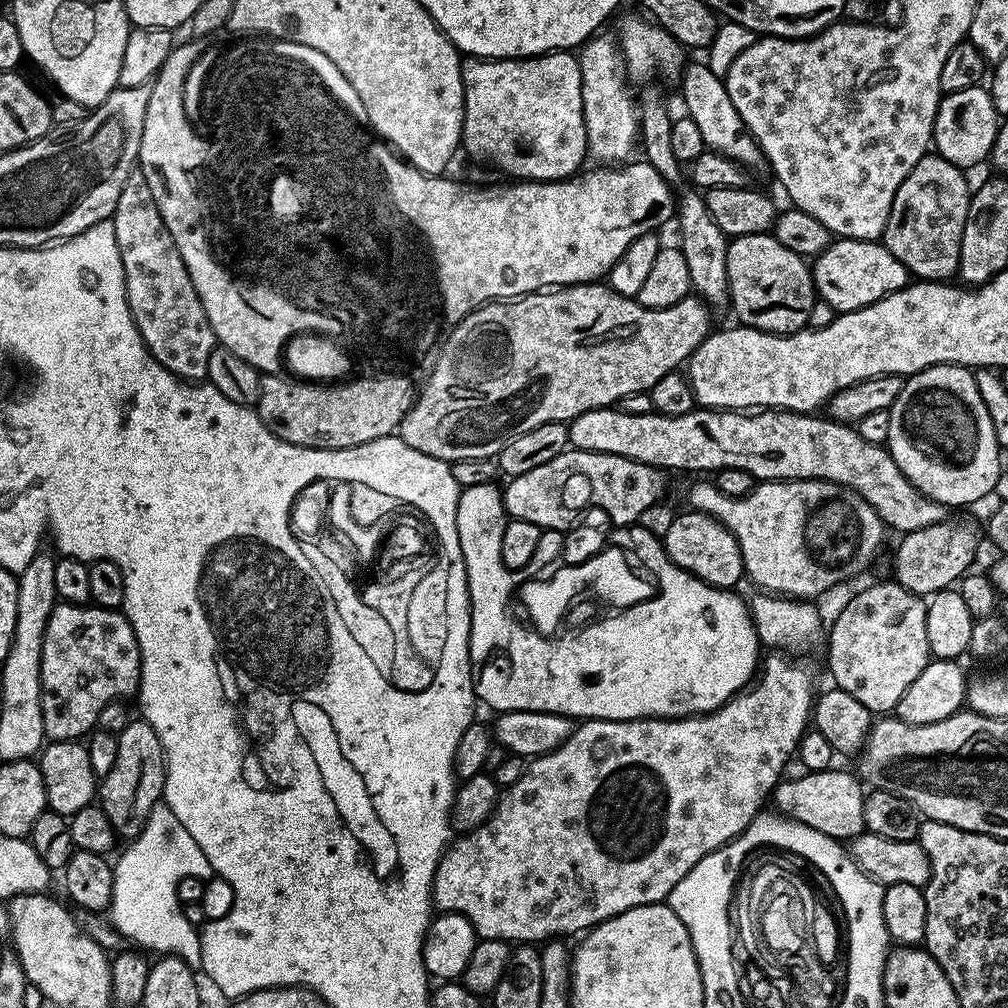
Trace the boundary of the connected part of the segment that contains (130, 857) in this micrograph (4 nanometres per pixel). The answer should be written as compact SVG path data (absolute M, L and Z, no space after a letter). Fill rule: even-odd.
M163 802L154 805L146 818L140 835L135 837L129 844L132 845L117 860L114 860L112 900L106 909L107 919L118 929L125 941L133 940L136 943L133 945L136 945L145 953L153 954L152 952L156 952L155 954L180 956L182 962L186 962L188 968L193 970L202 969L200 934L197 925L191 924L186 918L176 891L178 890L178 882L184 876L208 878L213 875L206 854L202 854L198 842L194 842L194 838L190 838L186 826L182 826L182 822L178 822L174 810L170 810L170 806Z

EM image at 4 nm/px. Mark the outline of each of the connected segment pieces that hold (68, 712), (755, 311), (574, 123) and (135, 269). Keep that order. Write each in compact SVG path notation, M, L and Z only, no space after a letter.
M57 603L50 614L46 634L42 642L42 666L40 667L40 697L42 698L42 722L44 735L49 741L74 740L87 737L96 728L96 719L110 701L128 698L140 686L140 647L131 619L120 610L89 606L88 604Z
M768 232L752 233L749 236L738 236L729 239L728 253L726 254L726 274L728 275L728 294L730 297L731 311L736 311L736 316L741 325L746 328L757 328L759 332L774 332L777 336L786 336L790 332L798 332L808 327L808 319L810 318L810 310L817 302L816 287L812 281L812 269L809 261L805 257L794 254L794 250L790 250L786 246L782 246L782 242L778 242L778 238L774 234Z
M561 50L561 51L559 51L559 52L546 52L546 53L544 53L544 55L543 55L543 56L525 56L525 57L523 57L523 58L485 58L485 57L483 57L483 56L469 56L469 55L465 55L465 56L464 56L464 57L463 57L463 59L461 59L461 62L460 62L460 73L461 73L461 74L462 74L462 82L463 82L463 83L464 83L464 135L463 135L463 137L462 137L462 148L463 148L463 151L465 151L465 150L466 150L466 151L468 151L468 152L469 152L469 154L470 154L470 155L472 155L472 156L477 156L477 158L478 158L478 159L480 159L480 160L489 160L489 162L490 162L490 163L492 163L492 164L493 164L493 166L494 166L494 167L496 167L496 168L501 168L501 170L502 170L502 171L504 171L504 172L509 172L509 174L510 174L510 175L512 175L512 176L516 176L516 177L512 177L512 178L519 178L519 179L520 179L520 180L521 180L521 181L524 181L524 182L551 182L551 181L554 181L554 180L566 180L566 179L569 179L569 178L571 178L571 177L573 177L573 176L575 176L575 175L577 175L577 173L579 173L579 172L580 172L580 171L581 171L581 168L580 168L580 163L582 163L582 162L583 162L583 160L584 160L584 156L585 156L585 160L586 160L586 157L587 157L587 156L588 156L588 155L589 155L589 151L588 151L588 139L587 139L587 138L586 138L586 126L585 126L585 125L584 125L584 111L583 111L583 110L582 110L582 74L581 74L581 73L580 73L580 62L579 62L579 59L577 59L577 57L576 57L576 56L575 56L575 55L573 55L573 53L572 53L572 52L571 52L571 51L568 51L568 50Z
M133 170L126 178L126 186L122 186L118 194L118 206L111 221L120 251L120 270L126 282L130 314L142 342L152 357L170 370L170 374L189 382L203 381L208 374L210 354L218 347L218 341L210 326L210 318L206 318L206 310L198 298L198 290L194 290L194 282L190 282L186 262L182 262L182 254L178 254L174 238L170 238L170 230L166 230L166 222L154 202L154 194L150 194L150 182L146 182L140 171Z

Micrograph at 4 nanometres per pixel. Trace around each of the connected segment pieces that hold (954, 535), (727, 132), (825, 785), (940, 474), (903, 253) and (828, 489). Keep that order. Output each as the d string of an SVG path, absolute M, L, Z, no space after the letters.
M946 518L941 524L905 532L899 540L895 583L921 598L951 589L975 565L972 563L976 560L976 528L964 520Z
M689 63L682 73L684 80L683 111L698 125L702 133L705 149L721 152L726 158L745 166L761 163L762 153L756 140L744 128L742 118L738 118L738 110L734 110L734 102L730 102L730 94L726 90L723 79L716 76L707 63Z
M805 771L804 776L798 777L797 780L781 779L770 797L771 803L776 803L775 811L841 842L851 842L856 836L861 836L866 830L865 785L851 771L850 773L836 771Z
M936 364L933 368L923 368L905 379L898 398L887 413L890 418L887 450L894 462L898 462L898 470L902 470L902 474L906 474L909 482L926 498L952 509L963 504L976 504L983 496L991 497L995 493L1002 475L1002 449L994 438L990 414L986 414L986 405L978 394L976 377L969 369L958 364Z
M926 154L918 166L906 174L902 186L898 186L898 194L894 194L894 206L890 206L882 243L921 281L948 282L960 271L962 234L972 201L964 176L967 175L962 169L946 162L946 158Z
M770 480L757 483L751 492L747 492L745 496L739 496L738 498L730 498L726 494L722 494L716 488L715 483L712 482L708 482L708 484L696 484L688 492L687 507L698 512L704 512L708 516L713 516L715 520L721 520L734 534L734 538L742 550L745 577L749 581L752 579L756 583L755 587L757 589L773 593L777 596L816 598L812 596L820 596L823 592L828 592L831 588L836 588L839 584L846 583L851 576L858 575L859 572L864 571L869 566L870 560L879 552L880 543L884 540L884 532L886 533L884 521L878 518L878 514L870 506L870 502L863 500L854 490L844 488L840 484L835 484L829 480Z

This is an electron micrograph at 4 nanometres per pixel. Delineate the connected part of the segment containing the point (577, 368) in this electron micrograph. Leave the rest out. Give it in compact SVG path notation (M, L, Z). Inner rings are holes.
M604 282L574 284L561 287L559 290L541 290L503 302L483 304L481 308L475 308L469 316L462 318L462 322L458 322L456 327L447 333L443 341L444 349L442 349L442 344L439 349L440 357L437 358L436 365L433 366L432 373L429 374L428 381L424 384L424 389L422 387L419 389L412 408L404 416L404 421L400 423L398 434L406 443L414 446L414 450L422 450L422 454L430 454L430 458L453 462L499 457L502 446L506 446L510 438L518 438L518 434L526 434L526 430L534 430L534 426L542 426L551 420L571 422L575 416L586 410L607 408L630 394L651 393L658 378L666 378L666 374L677 371L692 355L692 351L710 335L714 328L712 316L714 316L713 309L695 294L682 298L682 302L674 306L647 308L631 296L618 294Z

